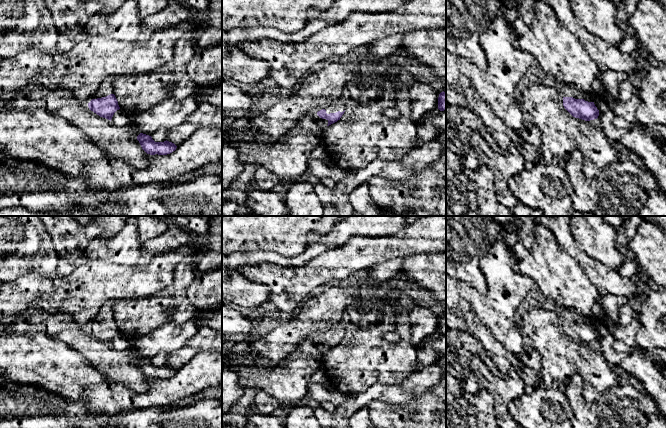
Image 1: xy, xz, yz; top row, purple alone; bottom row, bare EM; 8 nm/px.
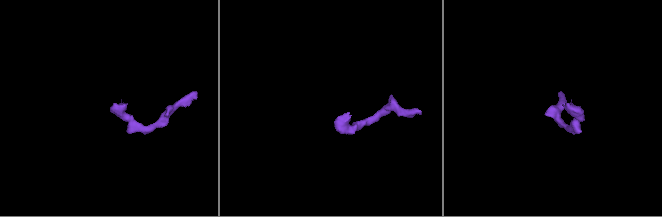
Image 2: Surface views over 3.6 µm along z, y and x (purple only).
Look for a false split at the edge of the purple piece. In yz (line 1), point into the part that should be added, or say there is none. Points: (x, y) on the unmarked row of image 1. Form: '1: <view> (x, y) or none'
1: yz (565, 314)

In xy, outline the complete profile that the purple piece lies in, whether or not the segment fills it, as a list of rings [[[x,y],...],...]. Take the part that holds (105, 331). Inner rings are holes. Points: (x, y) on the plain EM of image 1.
[[[113,302],[103,305],[94,322],[88,327],[91,335],[110,345],[114,337],[120,333],[118,325],[113,318],[113,306]]]

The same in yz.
[[[559,307],[559,316],[563,321],[564,332],[575,342],[589,345],[597,353],[601,353],[598,343],[599,334],[594,326],[585,325],[573,309]]]

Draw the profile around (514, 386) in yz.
[[[473,354],[469,366],[480,388],[493,395],[498,425],[501,428],[518,428],[519,425],[509,414],[508,404],[525,392],[524,381],[514,374],[496,377],[476,354]]]

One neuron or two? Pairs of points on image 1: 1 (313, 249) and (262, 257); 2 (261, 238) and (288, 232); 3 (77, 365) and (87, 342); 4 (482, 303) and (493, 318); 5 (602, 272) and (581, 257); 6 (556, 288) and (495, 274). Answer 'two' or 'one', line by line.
1: one
2: one
3: two
4: one
5: one
6: two

